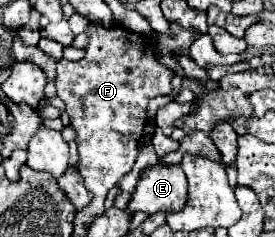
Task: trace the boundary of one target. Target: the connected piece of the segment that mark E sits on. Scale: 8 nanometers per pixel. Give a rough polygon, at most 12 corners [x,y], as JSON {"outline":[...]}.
{"outline":[[181,166],[143,172],[129,210],[179,212],[187,200]]}

